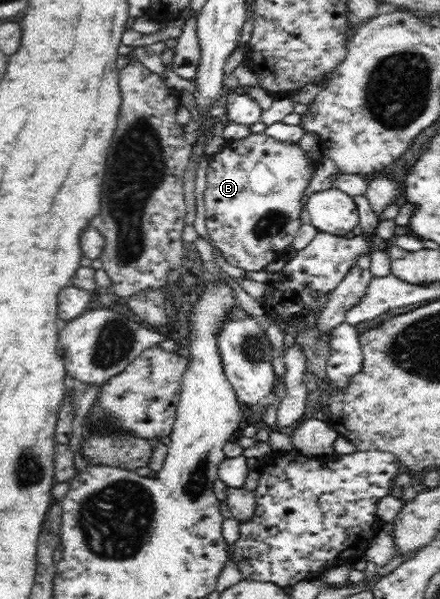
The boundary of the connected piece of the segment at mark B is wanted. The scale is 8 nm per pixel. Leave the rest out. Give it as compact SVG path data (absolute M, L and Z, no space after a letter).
M252 132L241 139L226 140L223 149L215 155L210 156L205 174L207 180L207 189L204 192L204 204L206 206L205 225L209 237L212 239L212 248L217 248L227 262L244 271L264 271L270 262L278 260L282 256L282 252L292 246L292 240L298 234L298 228L301 225L301 222L298 222L298 218L301 217L302 196L304 196L304 190L308 188L312 176L314 176L314 170L316 168L314 168L314 162L310 160L310 156L298 144L294 144L294 142L280 142L280 140L272 138L272 136L266 136L265 133L254 134Z

